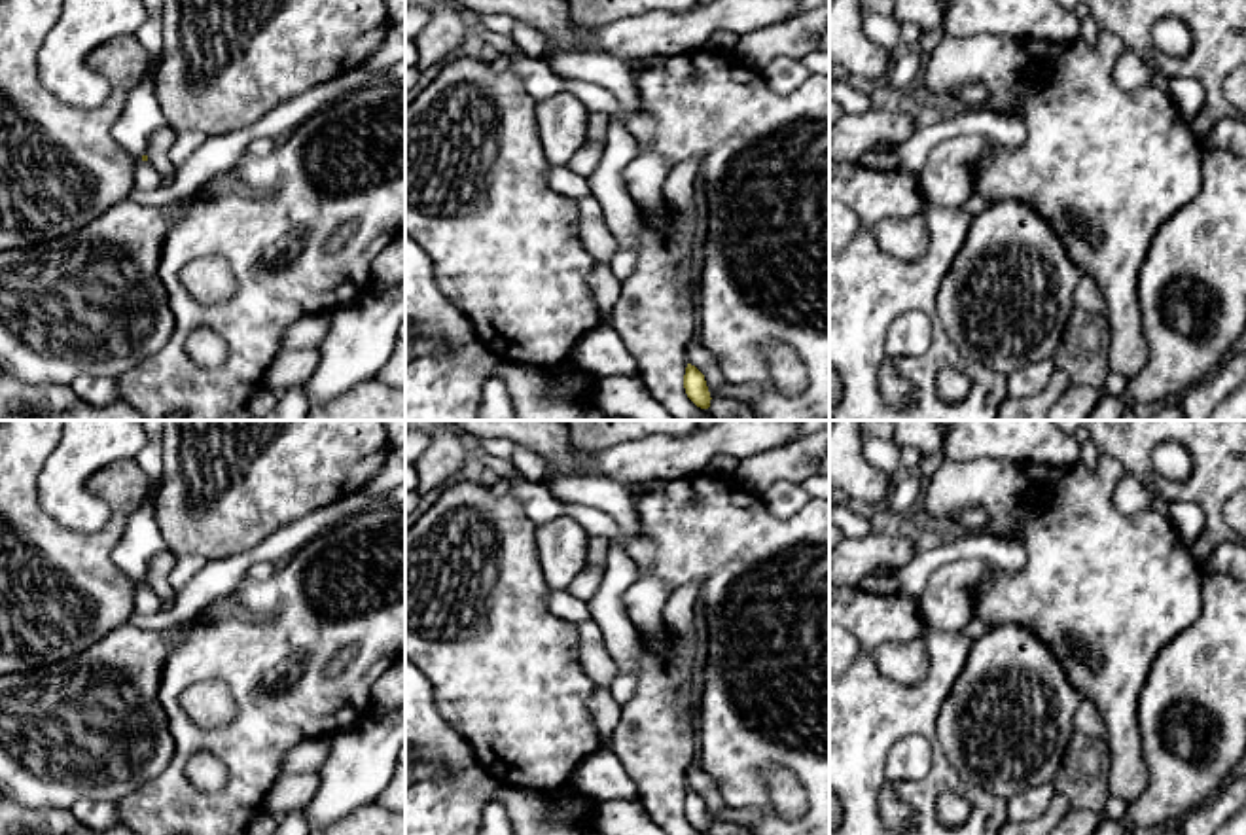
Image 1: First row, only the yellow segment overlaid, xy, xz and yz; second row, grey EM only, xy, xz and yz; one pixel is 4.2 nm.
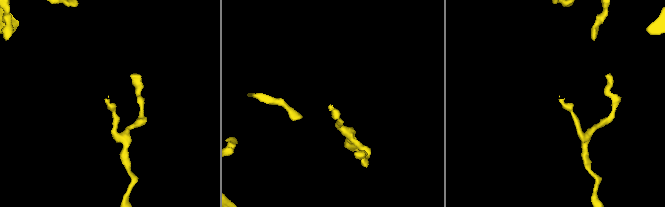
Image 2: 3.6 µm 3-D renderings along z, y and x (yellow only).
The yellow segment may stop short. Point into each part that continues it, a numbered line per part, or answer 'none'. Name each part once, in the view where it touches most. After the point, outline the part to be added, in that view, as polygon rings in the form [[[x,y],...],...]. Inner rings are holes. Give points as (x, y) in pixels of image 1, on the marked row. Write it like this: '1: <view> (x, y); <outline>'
1: xy (141, 118); [[[144,78],[127,97],[121,115],[112,127],[117,144],[134,159],[148,155],[151,134],[165,127],[153,78]]]

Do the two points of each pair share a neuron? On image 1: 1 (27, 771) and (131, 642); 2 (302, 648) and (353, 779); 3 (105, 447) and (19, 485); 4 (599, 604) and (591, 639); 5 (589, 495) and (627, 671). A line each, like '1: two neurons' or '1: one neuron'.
1: one neuron
2: two neurons
3: two neurons
4: two neurons
5: one neuron

